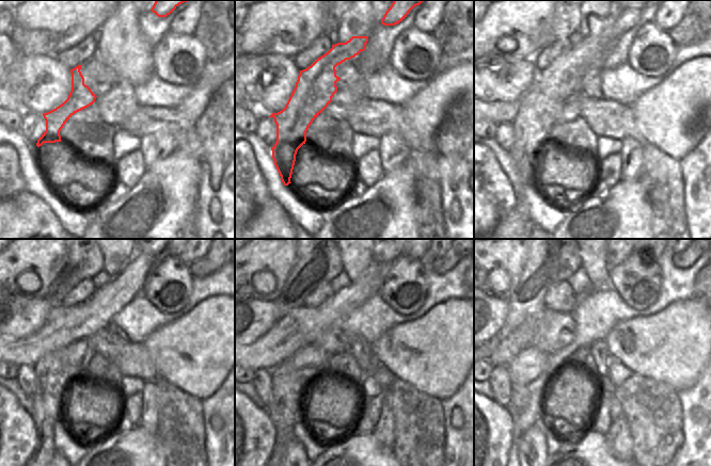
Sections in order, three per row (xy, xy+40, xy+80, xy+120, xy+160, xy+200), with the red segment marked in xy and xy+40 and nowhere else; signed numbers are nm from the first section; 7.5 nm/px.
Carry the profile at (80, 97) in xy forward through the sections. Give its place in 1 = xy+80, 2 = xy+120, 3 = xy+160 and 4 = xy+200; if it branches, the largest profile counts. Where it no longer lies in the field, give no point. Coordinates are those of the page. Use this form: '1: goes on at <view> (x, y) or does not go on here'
1: goes on at xy+80 (538, 108)
2: goes on at xy+120 (68, 324)
3: goes on at xy+160 (285, 408)
4: goes on at xy+200 (525, 406)

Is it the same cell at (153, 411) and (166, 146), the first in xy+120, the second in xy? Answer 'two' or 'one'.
one

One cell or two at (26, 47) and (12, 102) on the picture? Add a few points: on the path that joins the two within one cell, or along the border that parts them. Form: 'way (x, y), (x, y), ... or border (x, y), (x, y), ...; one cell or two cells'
border (11, 38), (21, 53); two cells

